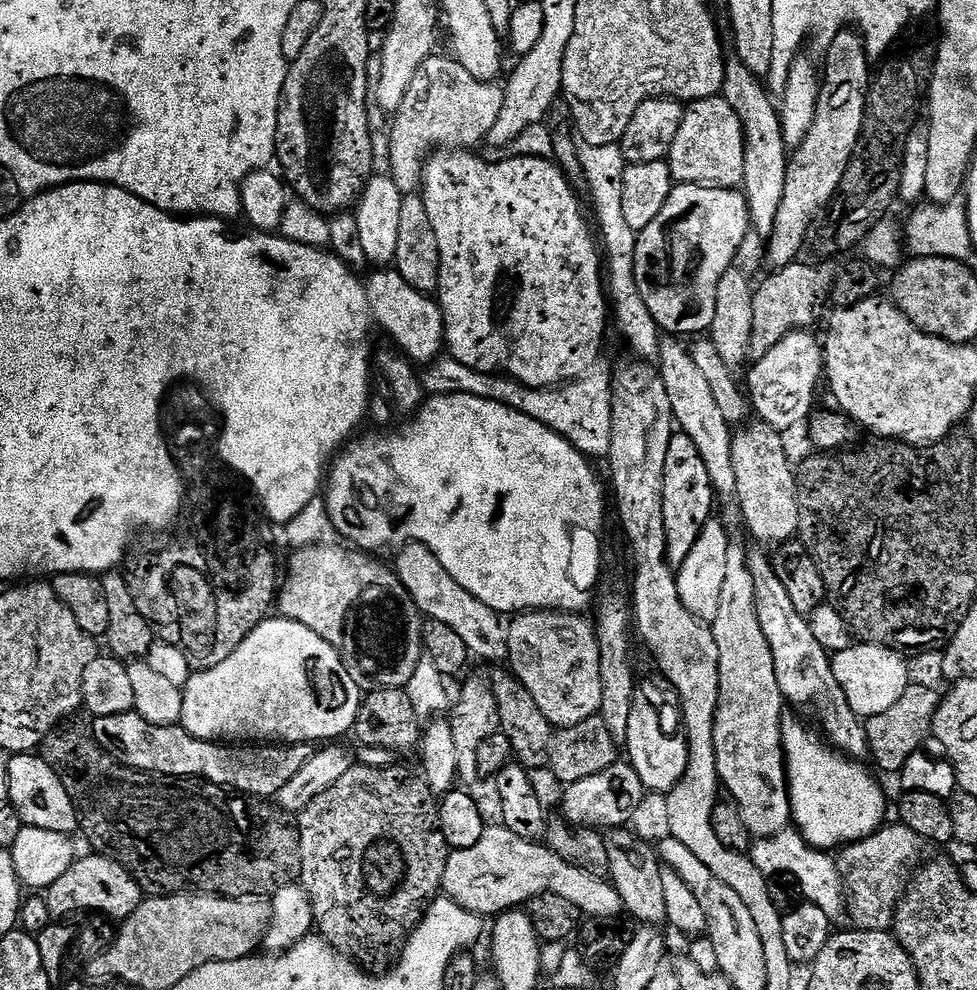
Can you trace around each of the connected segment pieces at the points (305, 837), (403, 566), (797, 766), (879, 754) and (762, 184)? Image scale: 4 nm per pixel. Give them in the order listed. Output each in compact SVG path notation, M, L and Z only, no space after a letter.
M363 762L357 763L330 790L318 794L310 806L306 806L298 813L300 826L300 875L299 883L307 892L312 903L312 918L319 935L323 936L329 944L332 944L345 956L351 956L361 968L373 973L380 974L392 967L400 958L400 951L404 948L404 941L411 936L421 916L424 915L429 904L441 895L444 883L444 871L450 855L450 849L443 837L439 824L438 800L423 775L407 772L404 768L389 766L387 768L371 768Z
M405 544L399 549L400 556L394 563L394 571L406 586L408 593L425 617L444 622L462 638L473 657L481 656L484 660L504 662L508 659L508 634L505 625L500 625L501 617L490 606L478 602L474 594L467 592L458 582L454 582L430 549L424 544Z
M792 718L784 721L782 746L792 820L807 843L816 849L836 850L866 839L885 826L888 800L867 763L845 755L819 731L811 732L802 721Z
M909 683L906 694L890 706L884 714L869 716L866 720L868 729L868 747L872 758L876 758L875 767L884 772L899 773L900 768L915 752L921 751L922 745L928 738L934 722L934 714L938 710L941 693L930 686L920 686Z
M739 58L729 59L724 65L724 100L730 102L734 114L744 127L744 183L742 191L748 197L750 224L760 235L767 236L774 230L778 208L782 203L782 194L786 185L790 149L784 142L784 131L780 125L777 105L772 105L773 97L762 83Z

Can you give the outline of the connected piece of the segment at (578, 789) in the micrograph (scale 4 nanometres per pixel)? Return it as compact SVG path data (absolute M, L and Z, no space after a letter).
M627 762L614 763L606 770L602 770L602 774L582 778L578 782L567 785L563 791L563 819L570 824L597 830L625 827L631 821L634 810L637 810L646 793L644 783Z

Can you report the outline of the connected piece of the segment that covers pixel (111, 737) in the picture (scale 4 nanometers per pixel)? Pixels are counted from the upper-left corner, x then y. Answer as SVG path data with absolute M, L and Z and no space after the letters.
M133 710L126 714L97 716L91 721L91 735L107 752L119 754L124 763L139 772L157 776L191 776L223 784L240 794L274 798L306 766L313 754L311 744L269 743L267 746L221 746L216 742L195 740L182 726L151 724Z

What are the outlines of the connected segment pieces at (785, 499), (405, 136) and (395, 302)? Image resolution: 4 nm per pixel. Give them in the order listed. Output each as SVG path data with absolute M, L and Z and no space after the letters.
M756 422L753 428L750 427L741 427L732 437L736 496L749 534L760 544L779 546L800 531L794 464L788 461L781 433L771 423Z
M434 54L414 74L414 82L410 82L410 90L406 90L406 98L402 98L402 106L396 109L394 119L396 125L392 128L392 137L388 140L388 164L391 178L397 183L401 191L415 193L421 187L424 179L424 165L430 153L437 146L447 146L456 150L461 146L476 146L481 139L487 137L488 132L498 122L498 114L502 114L504 89L499 83L490 80L479 80L462 66L459 60Z
M376 270L369 278L368 308L409 360L431 362L441 355L445 343L444 313L440 311L439 303L431 295L420 292L410 282L406 282L399 272Z

